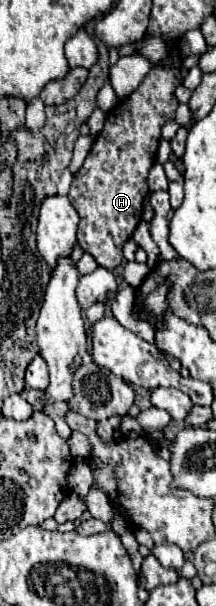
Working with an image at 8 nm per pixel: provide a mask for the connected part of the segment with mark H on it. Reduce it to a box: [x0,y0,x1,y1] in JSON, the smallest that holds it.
[69,67,185,269]

